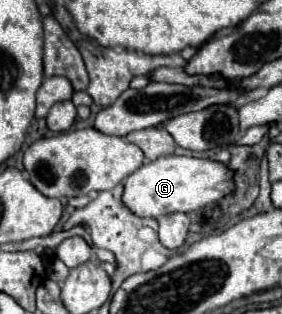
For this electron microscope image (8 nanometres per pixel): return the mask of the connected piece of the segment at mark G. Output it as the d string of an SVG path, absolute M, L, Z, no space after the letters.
M160 156L146 166L140 166L134 174L124 180L124 204L136 216L160 218L170 212L192 212L210 202L216 202L232 192L232 170L228 164L208 160L208 158L192 158L192 156Z

